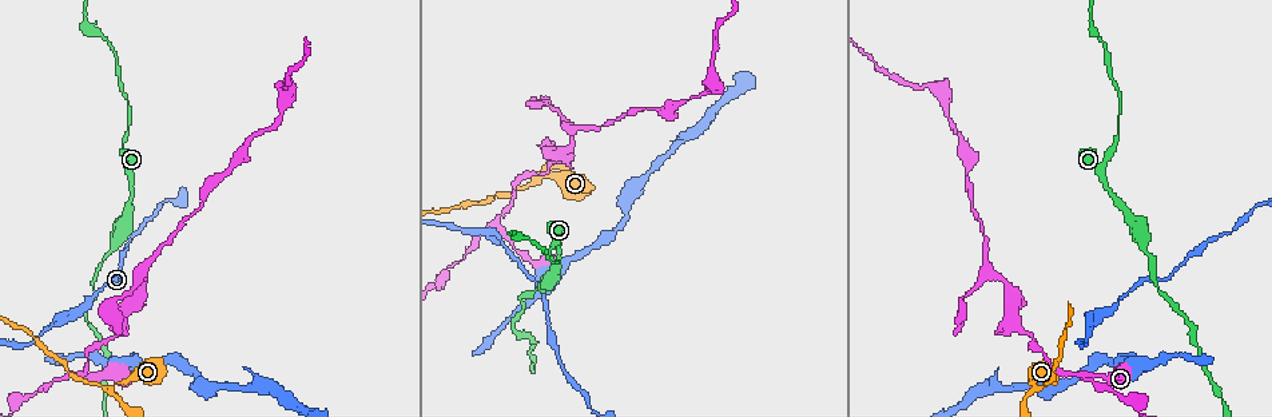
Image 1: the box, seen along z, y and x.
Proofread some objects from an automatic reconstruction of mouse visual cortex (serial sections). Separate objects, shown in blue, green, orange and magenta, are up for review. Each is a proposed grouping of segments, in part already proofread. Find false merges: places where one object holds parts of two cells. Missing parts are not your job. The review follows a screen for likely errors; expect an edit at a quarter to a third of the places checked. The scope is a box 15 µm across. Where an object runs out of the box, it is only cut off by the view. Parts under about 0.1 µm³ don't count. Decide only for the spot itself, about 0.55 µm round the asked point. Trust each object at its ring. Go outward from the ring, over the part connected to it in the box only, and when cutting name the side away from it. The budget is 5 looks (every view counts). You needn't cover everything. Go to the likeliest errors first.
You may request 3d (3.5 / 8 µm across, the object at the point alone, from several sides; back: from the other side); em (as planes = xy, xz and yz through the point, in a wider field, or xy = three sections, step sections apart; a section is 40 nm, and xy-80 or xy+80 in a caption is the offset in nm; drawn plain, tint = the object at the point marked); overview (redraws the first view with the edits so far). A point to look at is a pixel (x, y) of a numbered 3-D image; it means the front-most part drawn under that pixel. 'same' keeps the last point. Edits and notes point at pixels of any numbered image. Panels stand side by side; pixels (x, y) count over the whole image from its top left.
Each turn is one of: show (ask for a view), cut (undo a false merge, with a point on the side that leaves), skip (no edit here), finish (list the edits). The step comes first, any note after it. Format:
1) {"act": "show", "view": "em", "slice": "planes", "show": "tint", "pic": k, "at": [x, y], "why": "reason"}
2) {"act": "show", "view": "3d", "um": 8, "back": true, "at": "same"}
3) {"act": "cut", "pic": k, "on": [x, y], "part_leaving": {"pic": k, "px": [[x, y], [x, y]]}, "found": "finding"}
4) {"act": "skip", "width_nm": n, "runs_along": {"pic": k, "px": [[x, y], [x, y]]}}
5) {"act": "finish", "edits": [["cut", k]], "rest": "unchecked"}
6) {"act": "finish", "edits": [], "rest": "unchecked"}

{"act": "show", "view": "3d", "um": 3.5, "back": true, "pic": 1, "at": [500, 228], "why": "abrupt turn"}

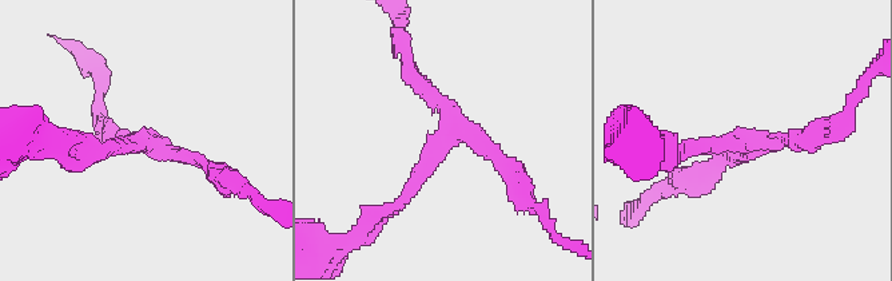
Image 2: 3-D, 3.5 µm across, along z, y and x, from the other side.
{"act": "show", "view": "em", "slice": "xy", "step": 5, "show": "plain", "pic": 2, "at": [747, 146], "arms": 3, "arm_widths_nm": [200, 200, 250], "why": "now the EM"}

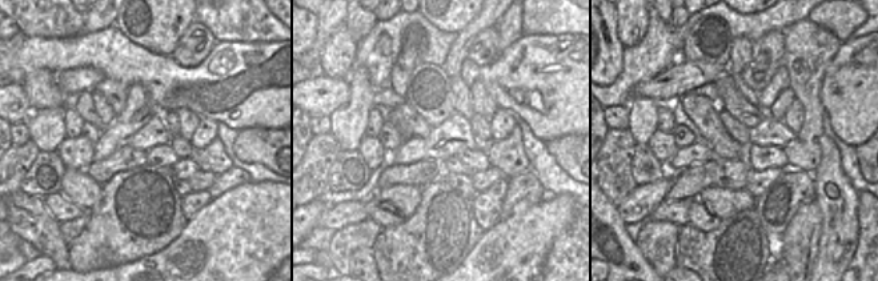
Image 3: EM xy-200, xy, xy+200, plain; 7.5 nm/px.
{"act": "show", "view": "em", "slice": "xy", "step": 5, "show": "tint", "at": "same", "why": "with the object marked"}

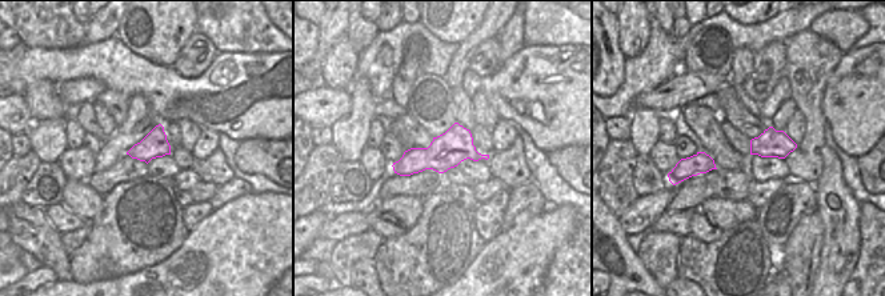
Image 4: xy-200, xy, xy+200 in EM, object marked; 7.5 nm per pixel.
{"act": "skip", "runs_along": {"pic": 2, "px": [[676, 149], [805, 141], [819, 131]]}, "found": "all the same cell"}

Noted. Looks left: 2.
{"act": "show", "view": "3d", "um": 3.5, "pic": 1, "at": [496, 238], "why": "calibre changes"}

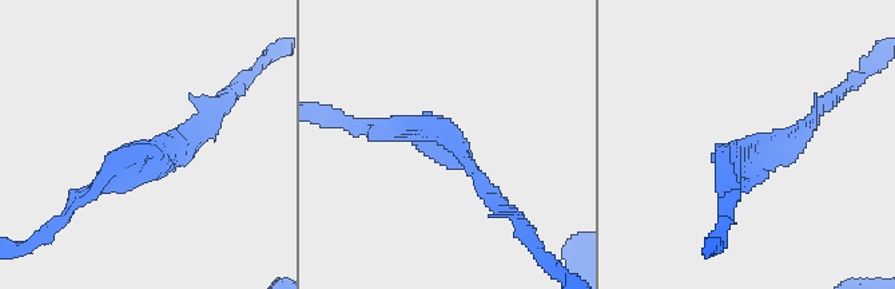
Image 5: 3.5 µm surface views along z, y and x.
{"act": "show", "view": "em", "slice": "xy", "step": 3, "show": "tint", "pic": 5, "at": [749, 147], "why": "need the tissue"}

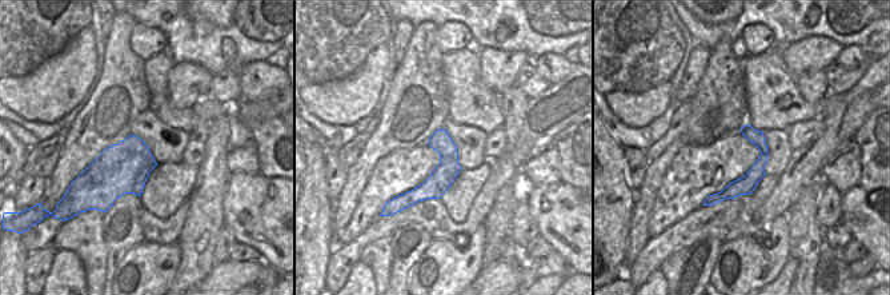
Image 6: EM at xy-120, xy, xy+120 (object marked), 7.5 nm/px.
{"act": "skip", "runs_along": {"pic": 6, "px": [[758, 134], [757, 170], [708, 202]]}, "found": "one cell here"}

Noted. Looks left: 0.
{"act": "finish", "edits": [], "rest": "unchecked"}

